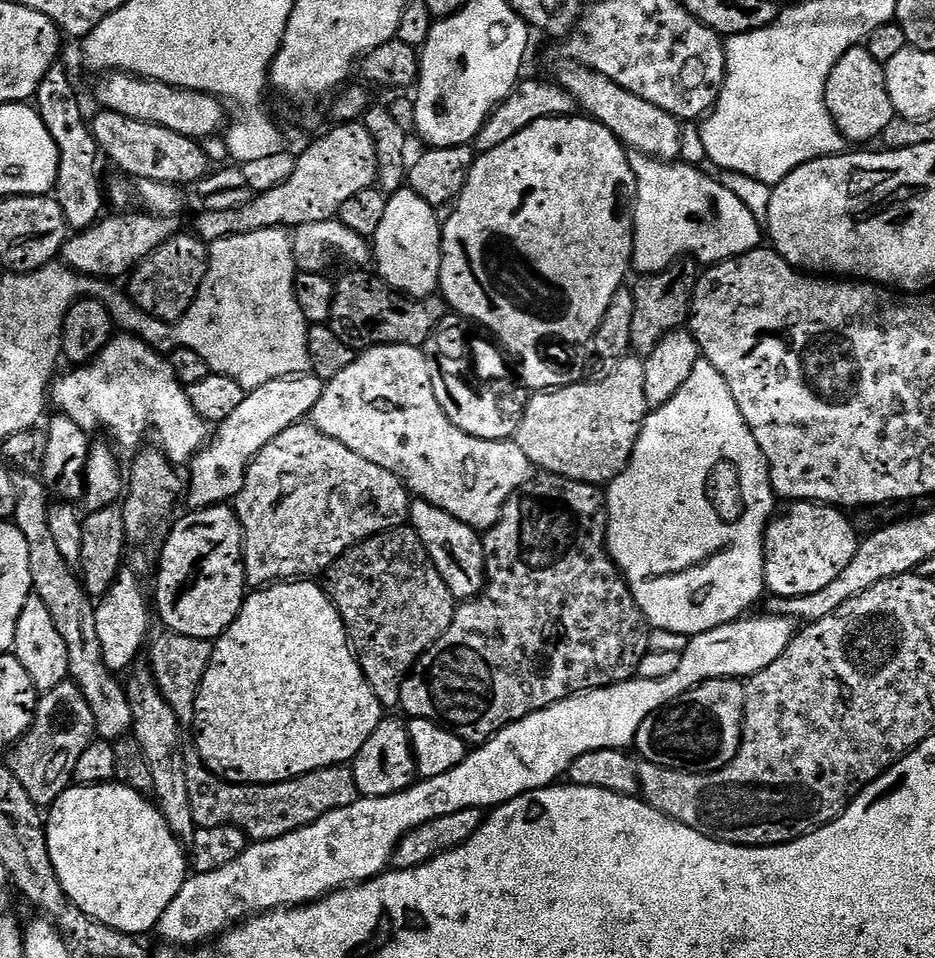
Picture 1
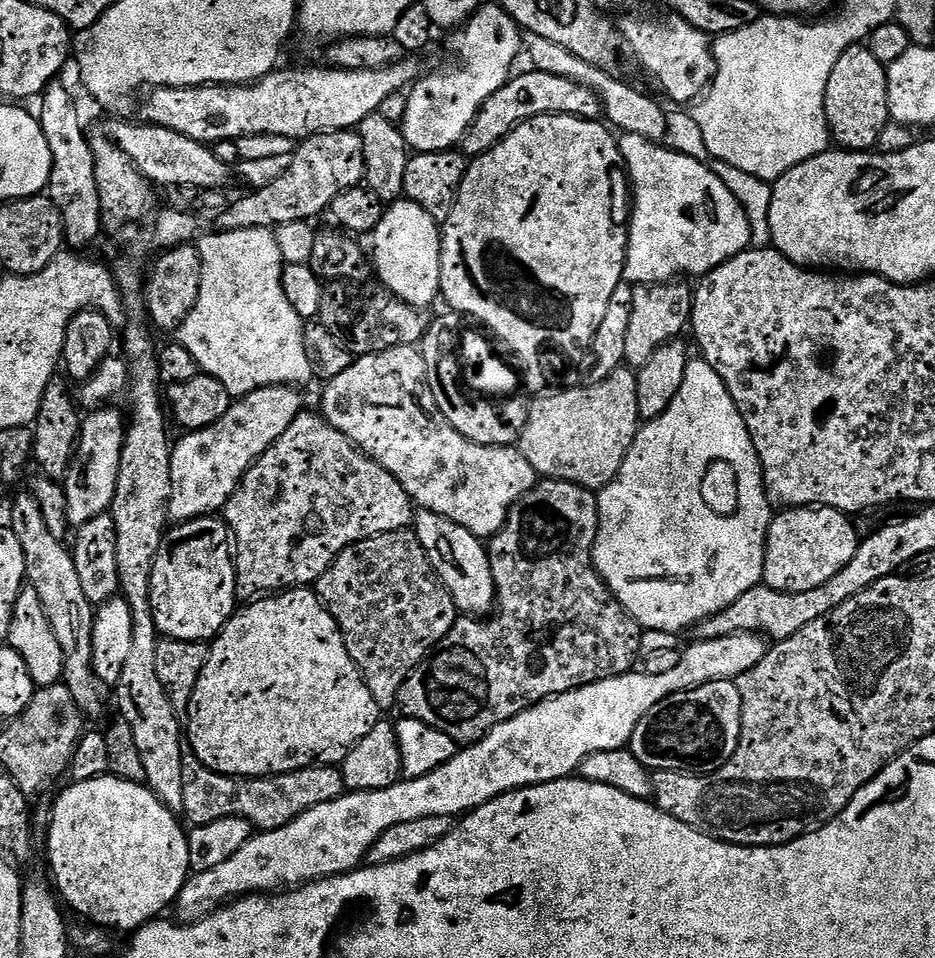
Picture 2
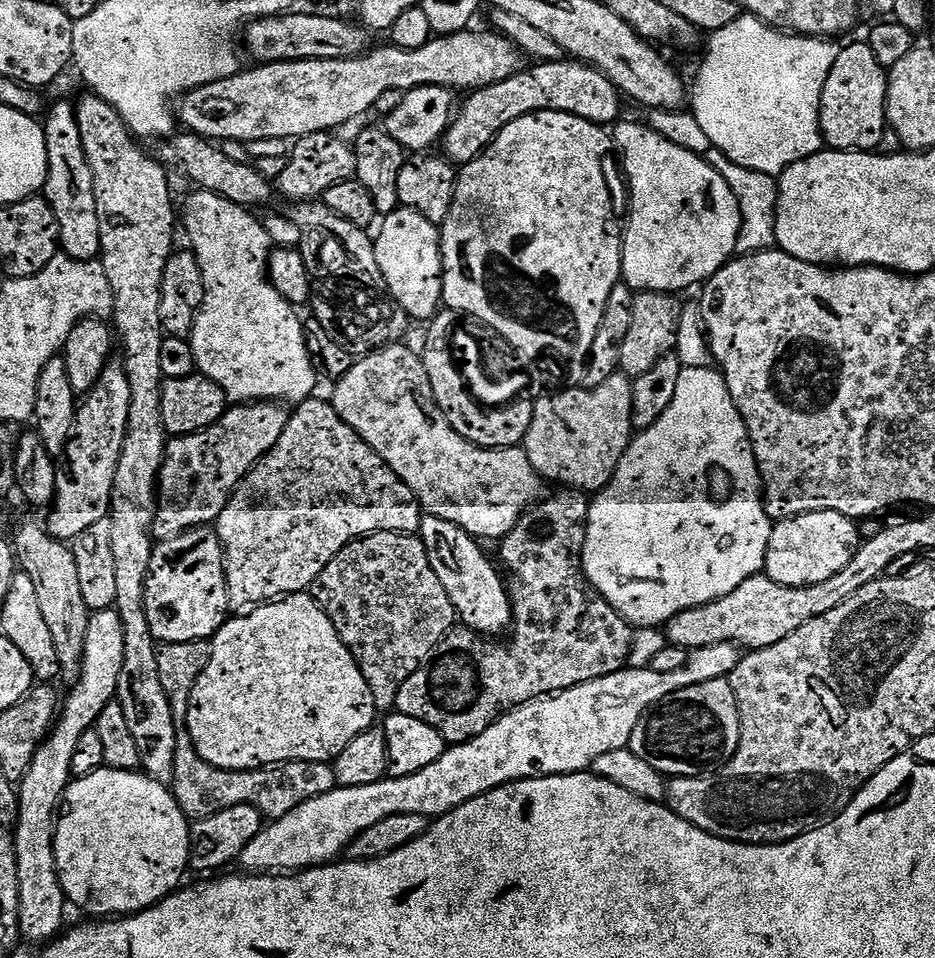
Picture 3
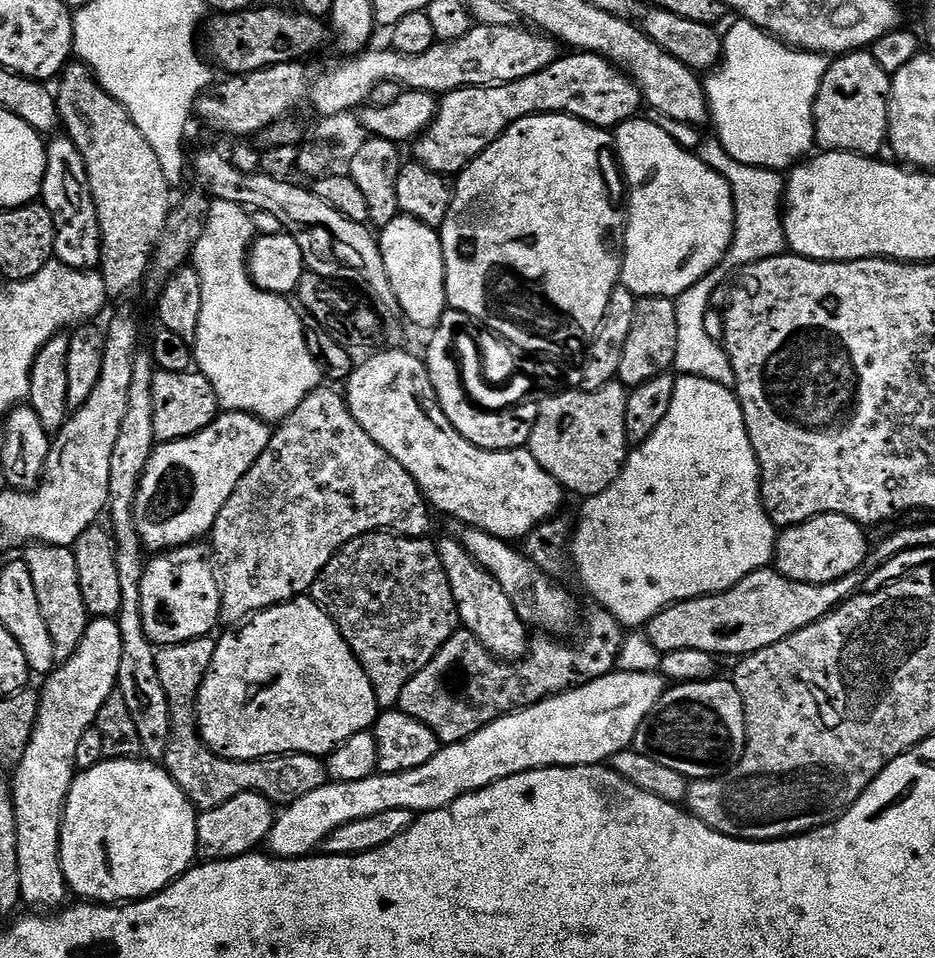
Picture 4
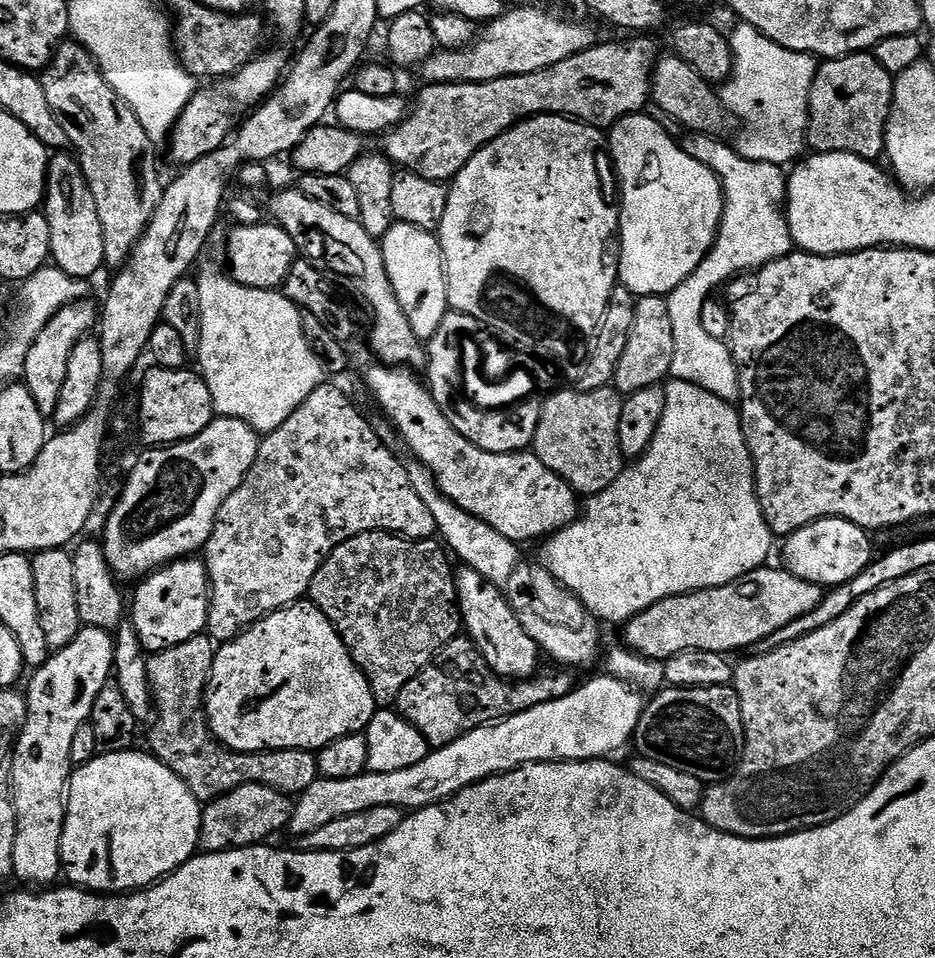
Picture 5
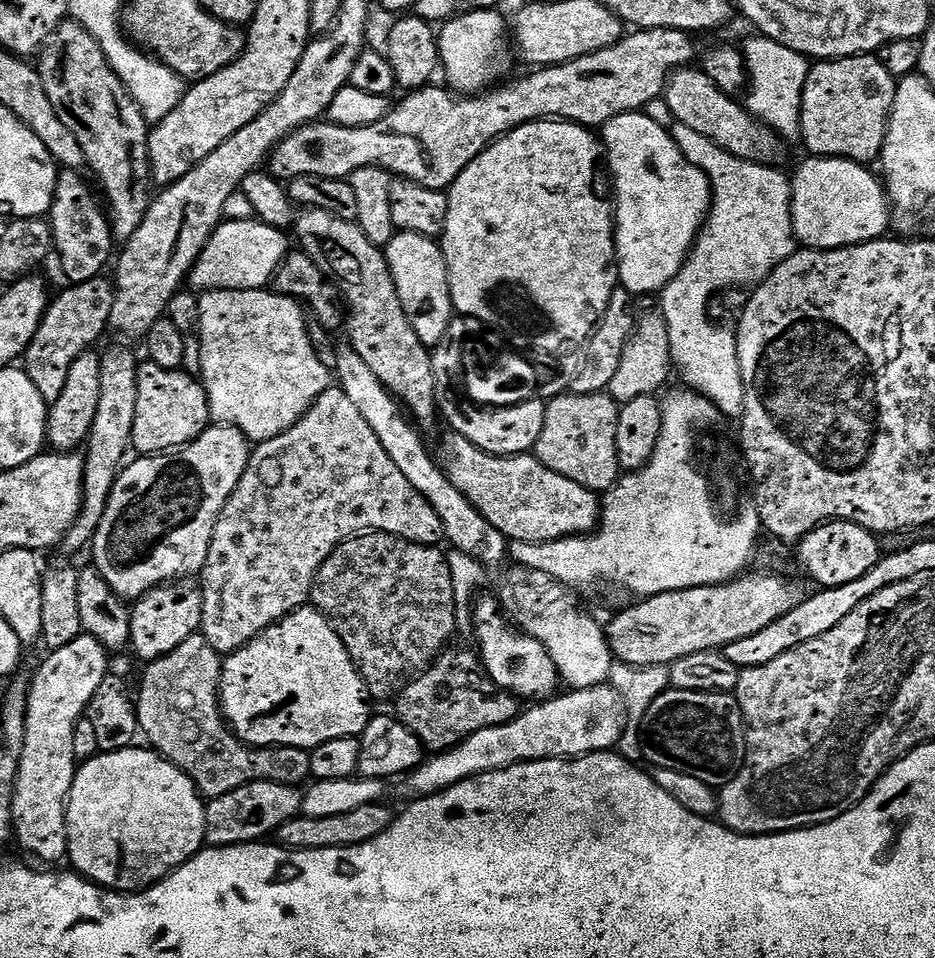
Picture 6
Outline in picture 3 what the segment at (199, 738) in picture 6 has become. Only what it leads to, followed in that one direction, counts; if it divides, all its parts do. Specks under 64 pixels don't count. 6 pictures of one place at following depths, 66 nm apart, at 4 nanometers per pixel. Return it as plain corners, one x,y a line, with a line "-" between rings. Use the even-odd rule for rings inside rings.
207,640
160,644
158,648
158,674
162,674
174,722
180,726
176,730
174,774
170,787
178,806
189,821
210,818
222,810
230,810
230,806
243,804
254,806
260,811
261,816
274,821
290,814
290,810
298,810
302,802
310,802
310,798
330,794
330,790
337,788
336,770
331,763
291,760
285,764
270,764
267,768
255,768
249,772
231,772
222,770
218,766
210,766
210,762
206,762
198,755
192,745
190,734
183,725
186,722
194,682
198,682
202,670
206,670
206,662
210,662
211,653
212,645

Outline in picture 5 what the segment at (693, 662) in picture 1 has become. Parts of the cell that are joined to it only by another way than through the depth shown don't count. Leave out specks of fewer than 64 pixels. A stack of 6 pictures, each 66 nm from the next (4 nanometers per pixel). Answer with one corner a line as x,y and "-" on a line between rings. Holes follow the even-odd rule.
607,674
596,676
584,685
573,687
570,694
557,700
546,702
542,706
534,706
534,710
526,710
509,720
501,720
487,725
454,742
450,746
429,751
418,766
410,766
410,770
394,770
394,774
374,774
367,771
358,778
342,778
341,780
316,780
301,792
292,810
292,820
287,831
293,832
296,838
318,830
318,826
326,826
326,822
334,822
334,818
346,818
350,814
358,814
362,810
370,810
374,806
398,806
405,810
425,808
437,804
440,800
448,800
472,784
491,776
501,776
504,772
513,772
527,764
551,764
562,760
599,760
611,757
624,743
631,741
636,735
636,727
644,712
646,700
632,685
622,680
615,680

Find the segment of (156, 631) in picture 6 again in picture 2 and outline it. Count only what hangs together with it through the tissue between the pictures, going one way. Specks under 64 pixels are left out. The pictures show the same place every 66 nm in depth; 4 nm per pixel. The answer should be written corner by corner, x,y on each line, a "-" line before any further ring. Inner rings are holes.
219,515
199,516
196,520
185,520
167,529
164,541
160,543
158,558
152,563
150,602
161,637
211,642
219,636
238,608
234,548
230,543
230,529

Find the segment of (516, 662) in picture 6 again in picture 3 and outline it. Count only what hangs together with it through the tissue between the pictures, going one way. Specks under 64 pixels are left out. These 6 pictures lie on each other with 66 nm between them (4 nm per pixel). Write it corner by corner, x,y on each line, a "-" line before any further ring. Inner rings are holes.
430,515
421,519
418,535
426,546
434,574
438,574
438,582
442,582
442,586
446,586
446,594
450,594
450,602
456,608
459,623
485,638
499,637
499,632
507,633
514,624
510,588
501,569
494,560
492,565
491,558
480,549
483,548
481,541
454,522

